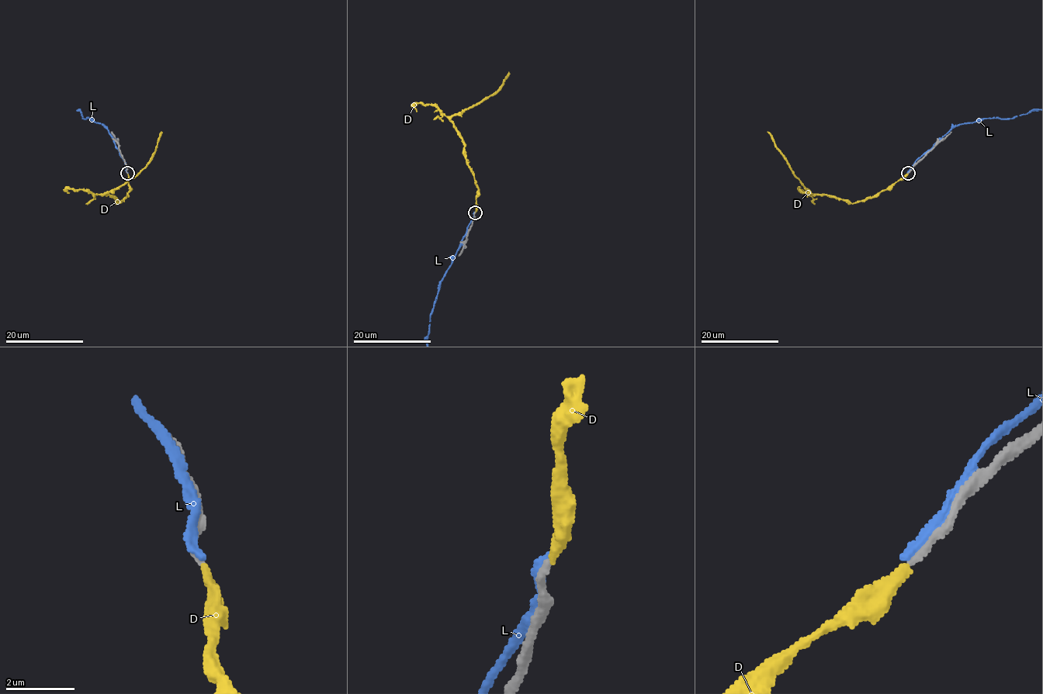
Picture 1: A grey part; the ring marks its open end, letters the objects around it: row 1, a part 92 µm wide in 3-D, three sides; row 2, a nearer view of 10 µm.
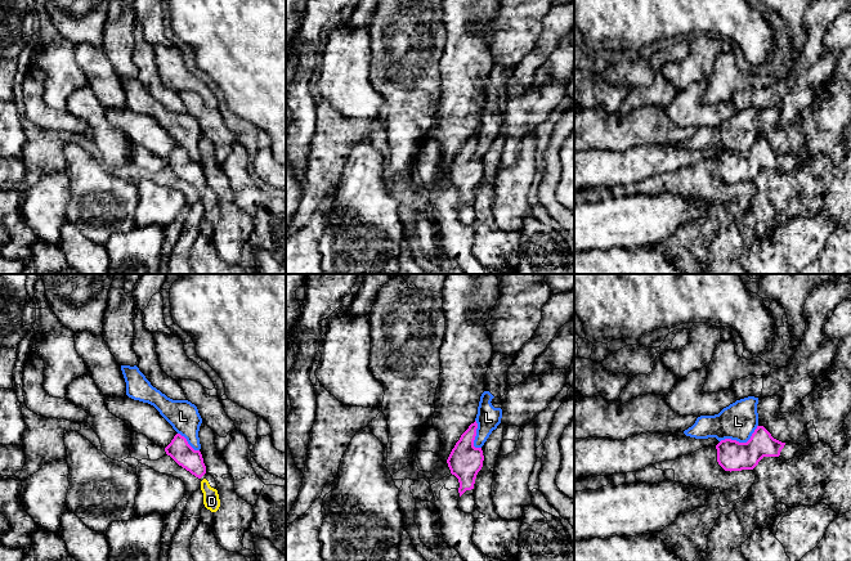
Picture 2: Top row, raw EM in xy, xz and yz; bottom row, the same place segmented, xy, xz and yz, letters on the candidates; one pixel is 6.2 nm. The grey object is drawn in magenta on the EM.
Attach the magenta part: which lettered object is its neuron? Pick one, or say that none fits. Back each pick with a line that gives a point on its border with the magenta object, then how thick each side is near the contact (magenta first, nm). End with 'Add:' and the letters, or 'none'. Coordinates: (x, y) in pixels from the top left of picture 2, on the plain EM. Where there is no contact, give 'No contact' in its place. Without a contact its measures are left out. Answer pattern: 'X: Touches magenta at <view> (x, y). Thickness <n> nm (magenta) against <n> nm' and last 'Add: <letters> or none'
D: No contact
Add: D

